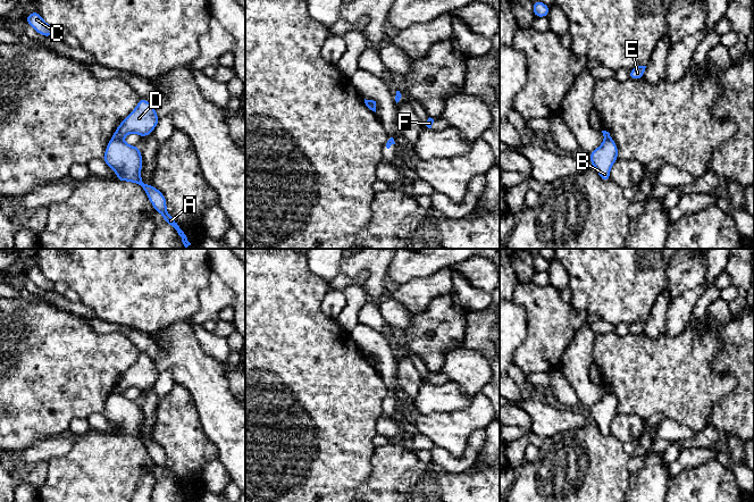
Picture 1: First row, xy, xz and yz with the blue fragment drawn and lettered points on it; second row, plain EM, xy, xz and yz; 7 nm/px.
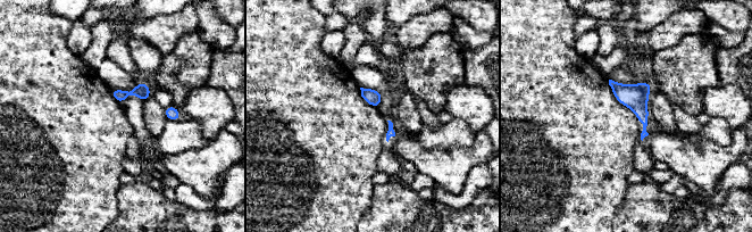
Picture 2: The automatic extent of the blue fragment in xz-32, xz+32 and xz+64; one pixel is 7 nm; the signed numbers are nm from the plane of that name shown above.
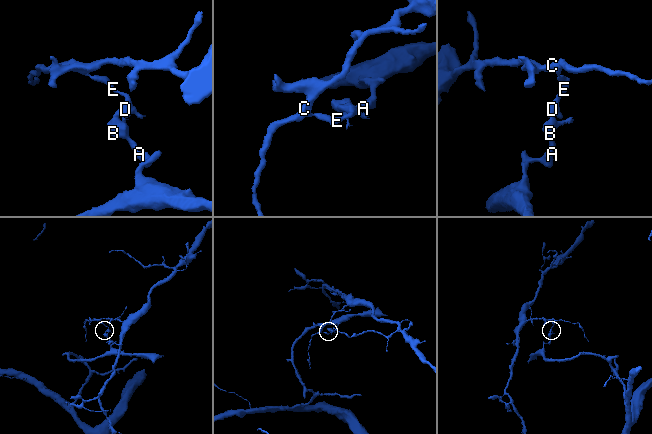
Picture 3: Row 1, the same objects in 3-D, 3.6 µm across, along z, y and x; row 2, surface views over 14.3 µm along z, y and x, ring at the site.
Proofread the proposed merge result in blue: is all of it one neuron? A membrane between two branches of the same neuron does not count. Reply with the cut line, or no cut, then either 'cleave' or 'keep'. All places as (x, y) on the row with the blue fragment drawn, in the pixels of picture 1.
cut in xy along (112, 137), (120, 140); cleave

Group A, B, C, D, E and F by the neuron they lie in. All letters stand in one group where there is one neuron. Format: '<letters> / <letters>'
A B / C D E F

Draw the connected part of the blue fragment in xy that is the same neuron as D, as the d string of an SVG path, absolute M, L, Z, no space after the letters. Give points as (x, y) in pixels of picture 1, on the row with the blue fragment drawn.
M140 98L135 109L119 124L112 139L122 140L131 133L144 139L157 127L159 120L154 107L148 100Z

